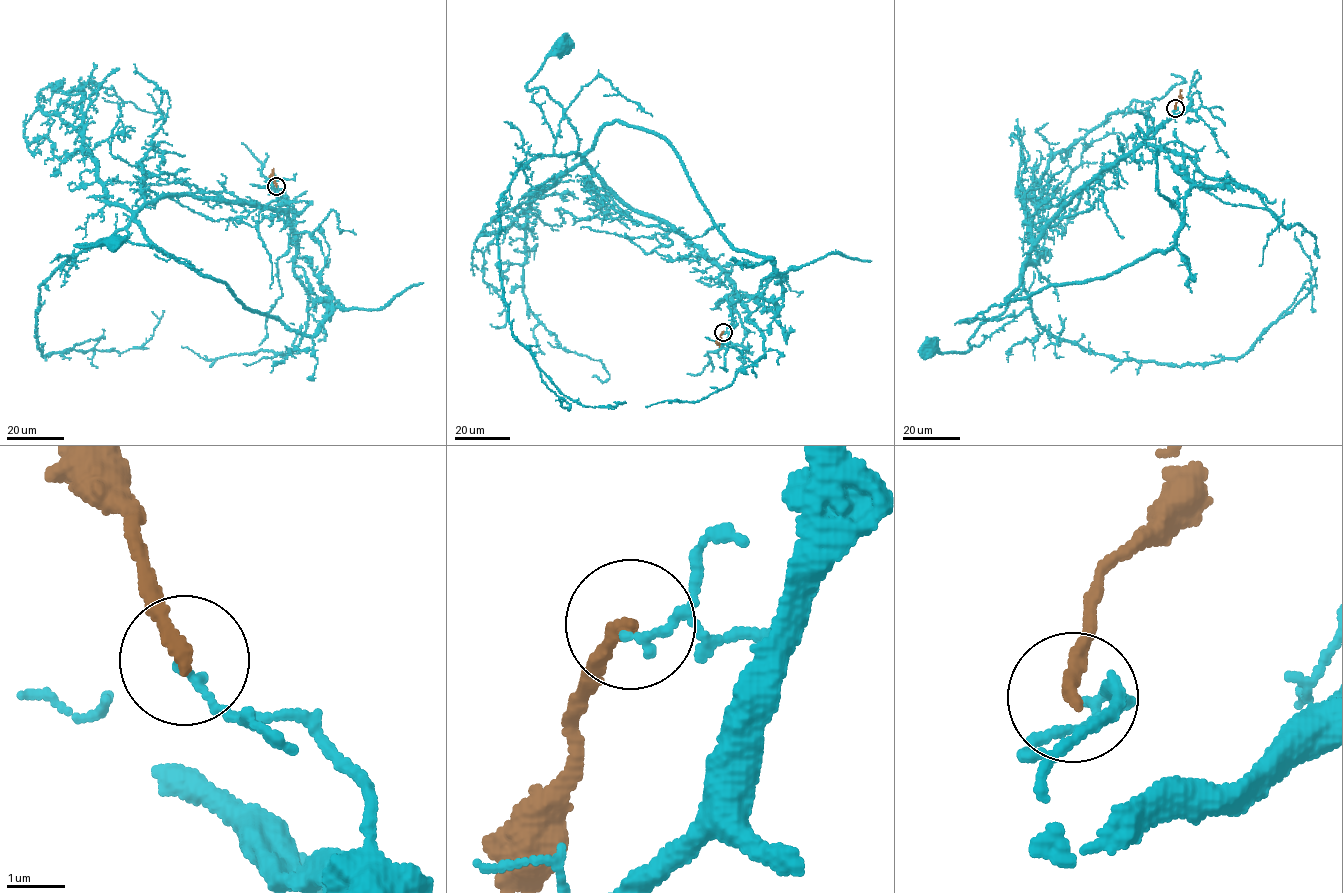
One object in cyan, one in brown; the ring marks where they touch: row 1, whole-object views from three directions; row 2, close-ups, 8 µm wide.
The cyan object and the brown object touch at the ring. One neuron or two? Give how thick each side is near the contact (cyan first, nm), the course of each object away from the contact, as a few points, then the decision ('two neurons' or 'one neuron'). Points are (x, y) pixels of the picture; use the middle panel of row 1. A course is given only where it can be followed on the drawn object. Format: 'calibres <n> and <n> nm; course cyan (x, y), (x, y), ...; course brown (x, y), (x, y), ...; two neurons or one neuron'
calibres 130 and 240 nm; course cyan (723, 332), (733, 284), (668, 225), (618, 200), (576, 151), (565, 110), (527, 88), (561, 46); course brown (723, 332), (719, 346); two neurons

